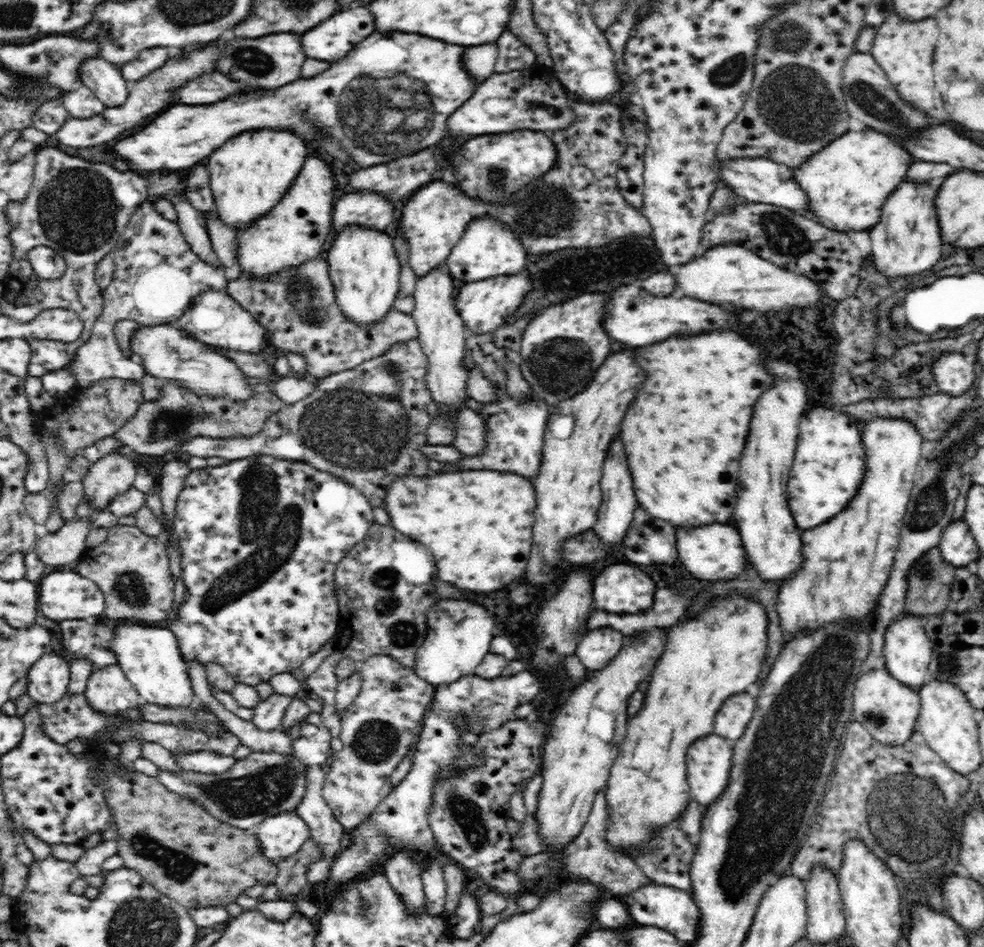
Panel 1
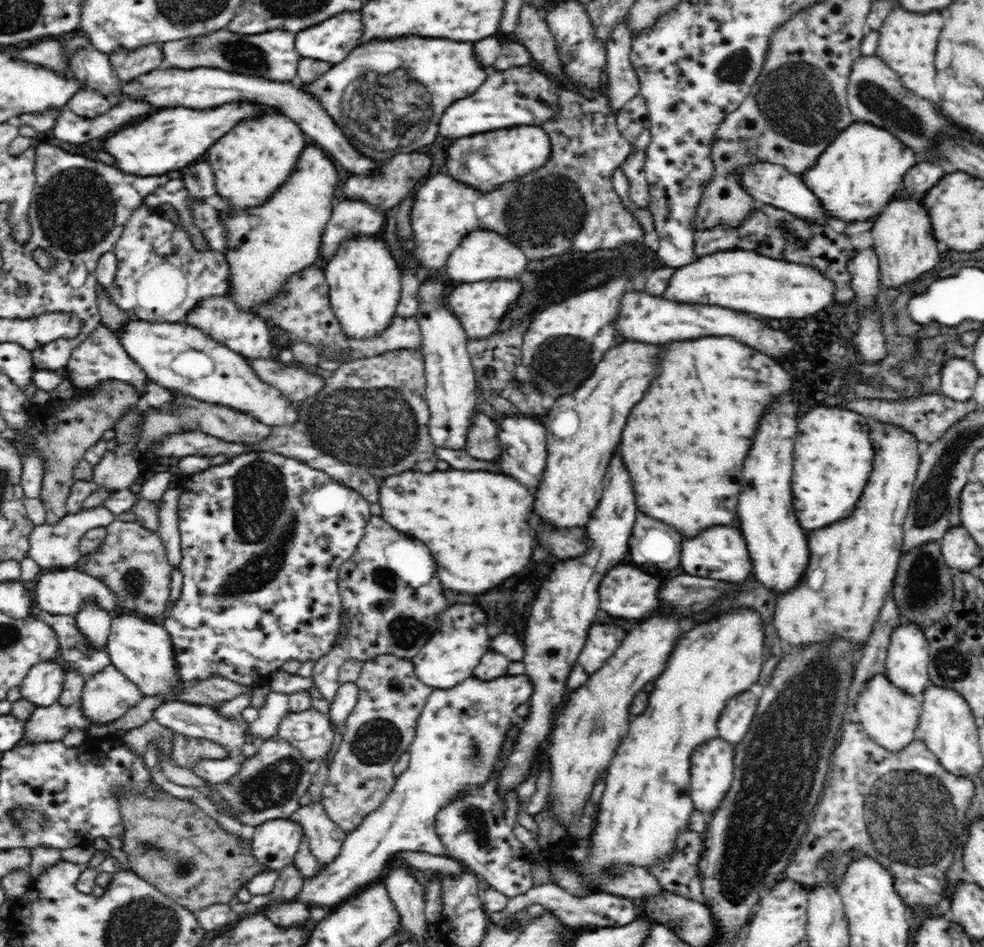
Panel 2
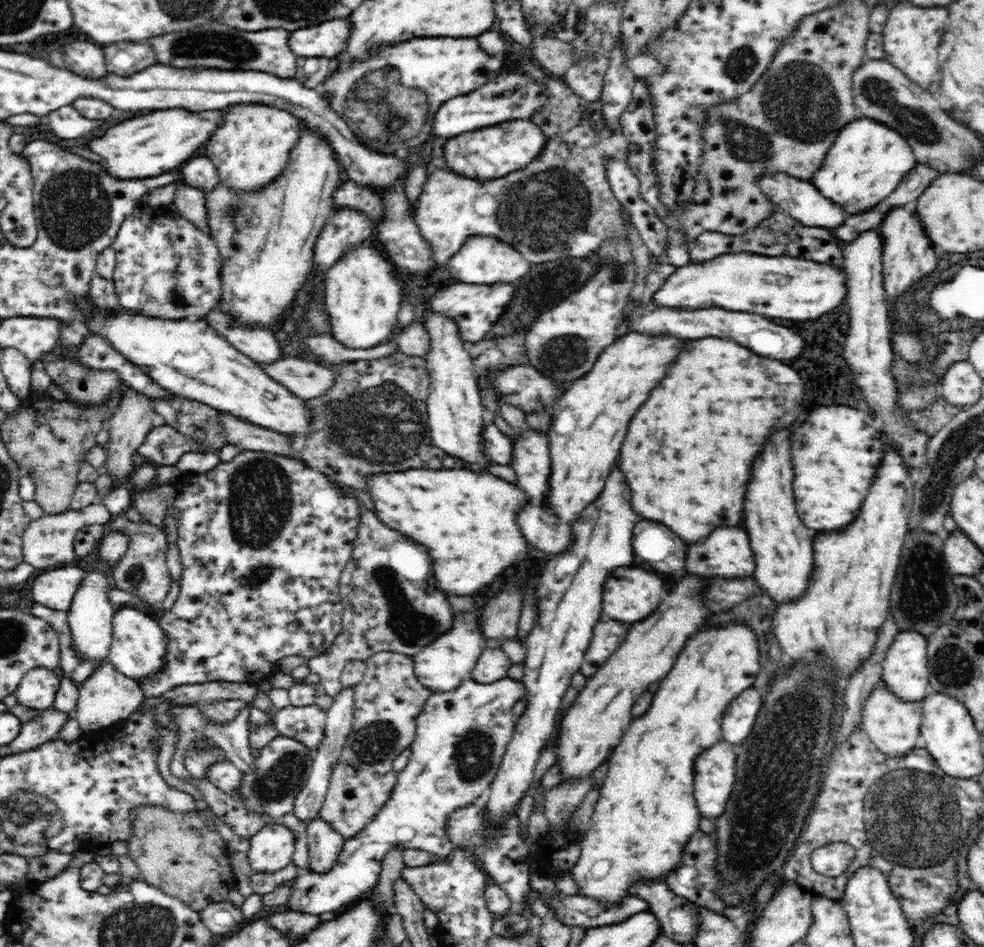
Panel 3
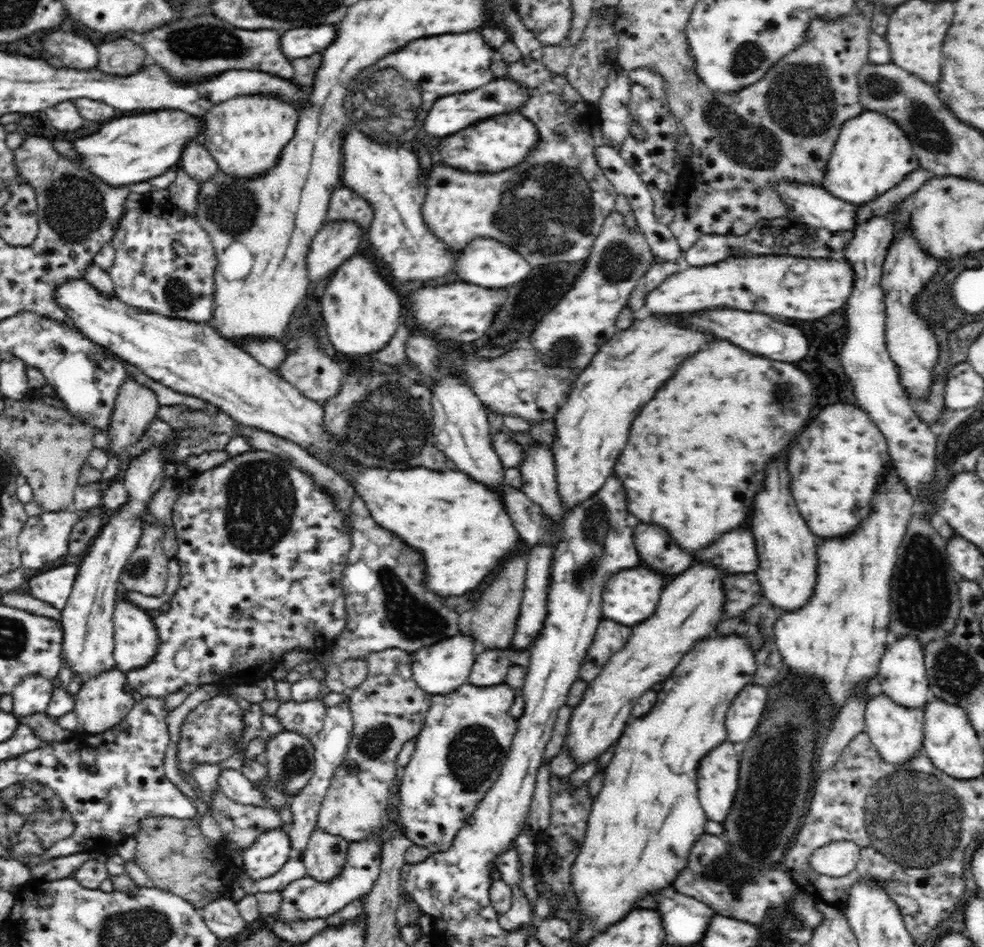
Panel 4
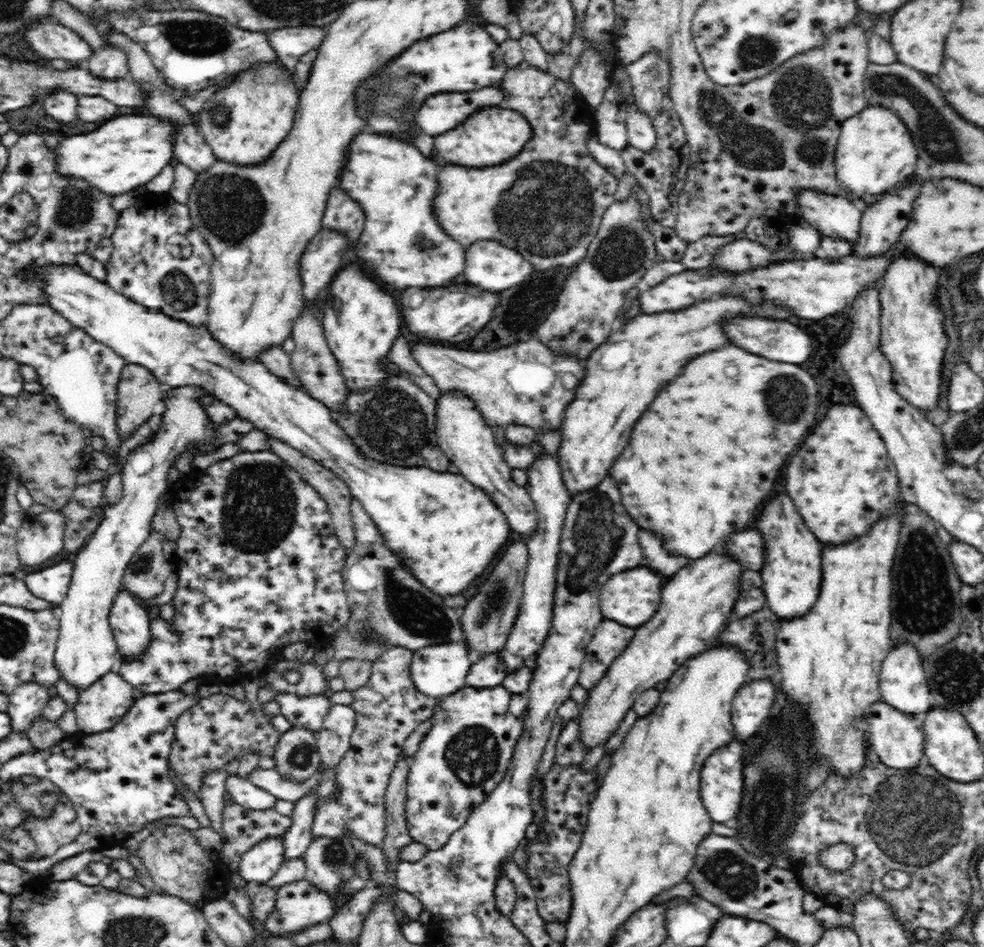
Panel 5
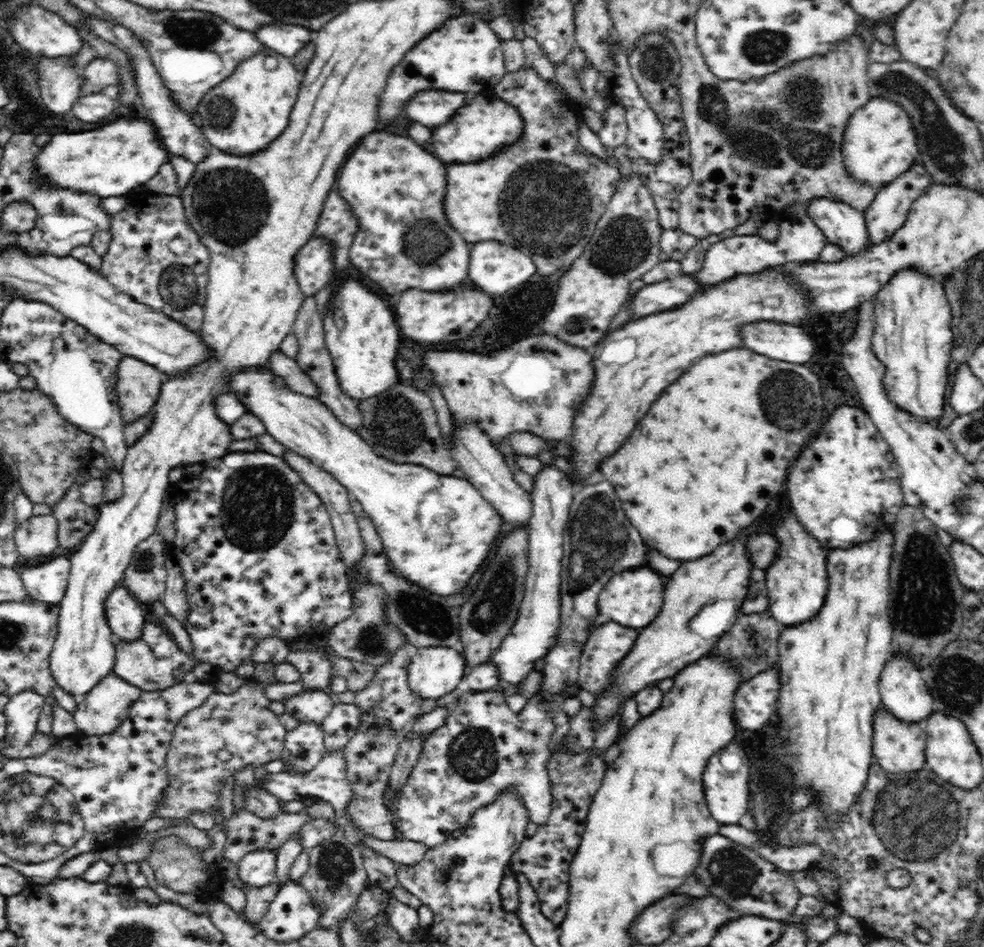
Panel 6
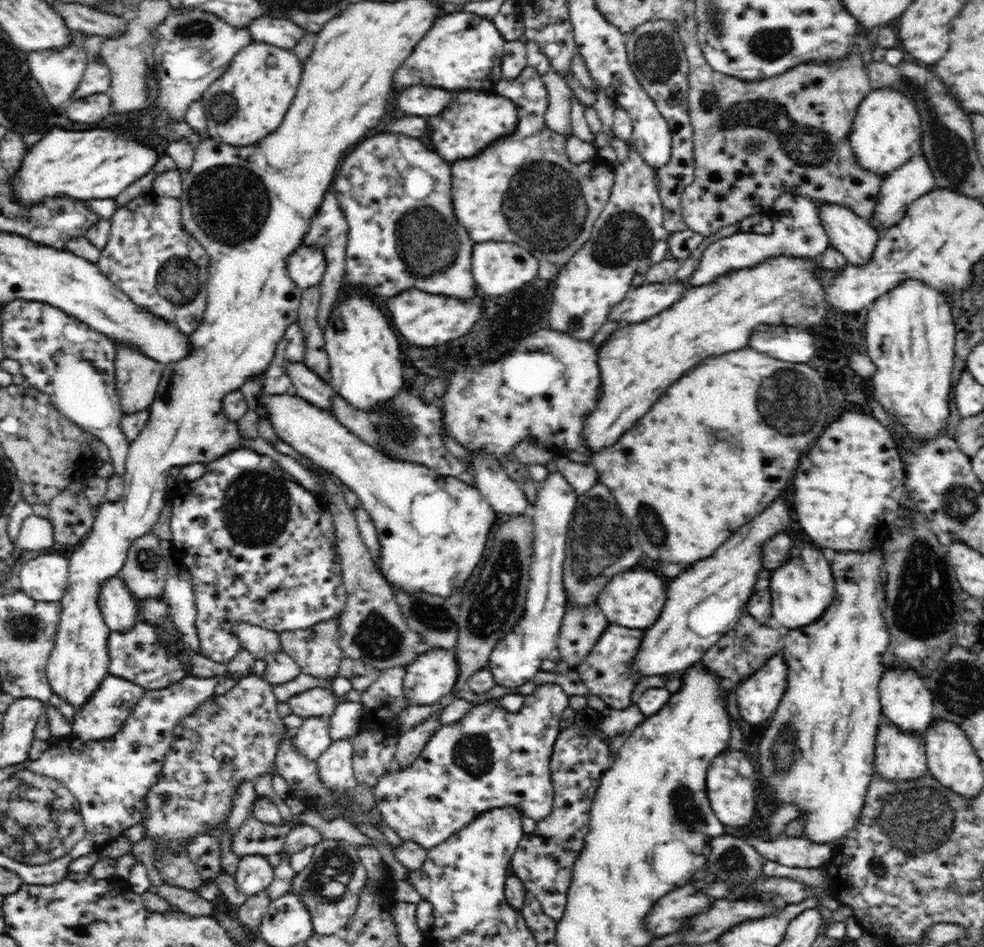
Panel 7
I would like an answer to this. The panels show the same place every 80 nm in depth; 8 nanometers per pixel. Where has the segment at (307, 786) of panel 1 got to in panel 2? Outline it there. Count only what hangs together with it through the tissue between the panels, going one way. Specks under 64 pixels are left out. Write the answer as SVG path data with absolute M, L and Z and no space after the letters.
M320 800L301 804L289 818L303 826L310 850L320 864L328 865L338 856L347 832L329 818Z

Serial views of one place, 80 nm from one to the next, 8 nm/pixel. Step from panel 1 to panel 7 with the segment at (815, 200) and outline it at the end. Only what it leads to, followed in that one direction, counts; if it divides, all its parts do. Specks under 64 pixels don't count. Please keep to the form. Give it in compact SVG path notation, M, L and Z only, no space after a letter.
M891 88L870 90L858 107L852 121L849 143L857 163L867 171L875 171L886 178L897 167L909 162L914 155L921 155L921 128L919 111L914 101L901 91Z

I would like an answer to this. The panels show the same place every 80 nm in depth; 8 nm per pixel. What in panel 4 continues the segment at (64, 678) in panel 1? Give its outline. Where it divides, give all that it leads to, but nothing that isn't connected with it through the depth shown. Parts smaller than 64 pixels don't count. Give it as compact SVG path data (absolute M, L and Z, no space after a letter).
M42 675L25 677L11 693L13 716L28 716L34 712L47 710L48 703L57 686L56 680L46 679Z

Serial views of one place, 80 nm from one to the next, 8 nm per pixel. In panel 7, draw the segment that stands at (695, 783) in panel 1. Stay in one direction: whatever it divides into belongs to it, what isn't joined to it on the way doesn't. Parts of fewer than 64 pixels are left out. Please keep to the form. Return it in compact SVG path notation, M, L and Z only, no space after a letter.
M726 748L708 768L708 798L720 822L728 826L746 826L754 816L754 766L744 752Z

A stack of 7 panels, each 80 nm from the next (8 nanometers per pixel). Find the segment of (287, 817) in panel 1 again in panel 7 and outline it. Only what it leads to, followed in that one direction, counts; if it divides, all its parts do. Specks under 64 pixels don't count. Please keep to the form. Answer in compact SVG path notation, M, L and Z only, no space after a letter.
M258 854L240 858L235 879L238 889L247 898L263 893L274 880L274 866L271 861L272 858Z

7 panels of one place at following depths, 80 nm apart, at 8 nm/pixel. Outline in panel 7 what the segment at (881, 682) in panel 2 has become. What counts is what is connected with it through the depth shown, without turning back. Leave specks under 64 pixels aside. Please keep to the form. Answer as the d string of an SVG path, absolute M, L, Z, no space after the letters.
M884 717L876 734L875 772L888 781L910 783L929 772L921 736L902 732Z

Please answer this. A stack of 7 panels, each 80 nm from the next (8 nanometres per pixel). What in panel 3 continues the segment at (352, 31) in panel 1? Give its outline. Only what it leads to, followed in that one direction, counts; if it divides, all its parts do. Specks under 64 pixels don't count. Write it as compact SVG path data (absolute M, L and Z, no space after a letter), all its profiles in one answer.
M349 17L332 18L316 26L300 28L290 34L290 48L298 57L332 60L345 46L350 34Z

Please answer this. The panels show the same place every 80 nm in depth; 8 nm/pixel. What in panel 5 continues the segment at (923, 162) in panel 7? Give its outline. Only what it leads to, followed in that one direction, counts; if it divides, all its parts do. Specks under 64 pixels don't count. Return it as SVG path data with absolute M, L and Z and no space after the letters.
M918 171L910 176L904 184L890 192L884 192L876 202L865 208L861 216L859 238L851 245L850 254L868 259L869 256L884 255L886 251L892 250L905 226L909 223L909 214L912 212L916 198L920 195L920 186L923 185L924 179L926 177Z

